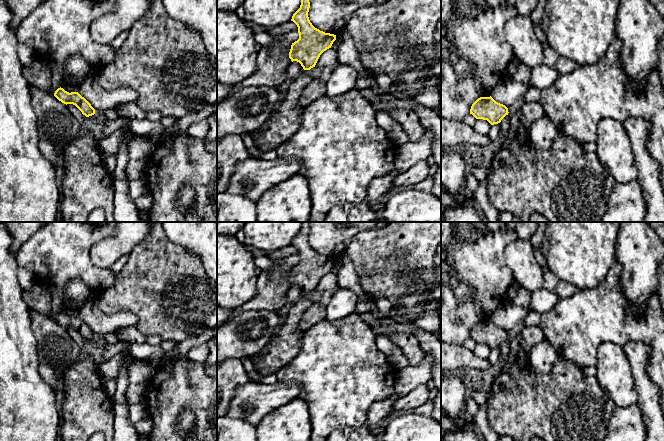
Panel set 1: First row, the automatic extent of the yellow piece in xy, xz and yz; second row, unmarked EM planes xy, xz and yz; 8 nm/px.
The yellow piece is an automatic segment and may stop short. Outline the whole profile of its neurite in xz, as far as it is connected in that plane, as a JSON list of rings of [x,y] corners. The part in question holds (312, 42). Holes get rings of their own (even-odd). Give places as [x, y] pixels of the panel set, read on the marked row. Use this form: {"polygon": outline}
{"polygon": [[[301,0],[300,8],[291,19],[298,27],[299,39],[292,43],[289,58],[292,62],[299,62],[304,70],[315,67],[320,55],[336,40],[336,35],[320,31],[312,25],[308,17],[309,8],[309,0]]]}

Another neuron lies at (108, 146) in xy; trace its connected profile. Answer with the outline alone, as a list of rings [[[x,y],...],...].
[[[120,129],[98,142],[99,149],[104,157],[115,156],[123,142],[125,132]]]

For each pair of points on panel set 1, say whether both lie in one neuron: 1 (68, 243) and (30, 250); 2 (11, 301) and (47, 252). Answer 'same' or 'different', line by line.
1: same
2: different

